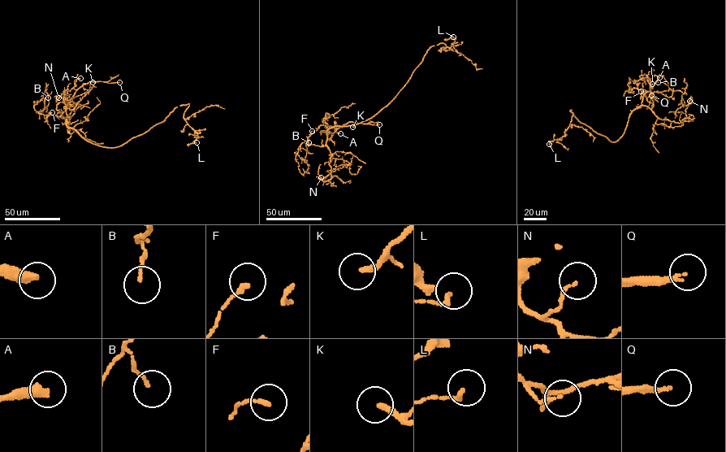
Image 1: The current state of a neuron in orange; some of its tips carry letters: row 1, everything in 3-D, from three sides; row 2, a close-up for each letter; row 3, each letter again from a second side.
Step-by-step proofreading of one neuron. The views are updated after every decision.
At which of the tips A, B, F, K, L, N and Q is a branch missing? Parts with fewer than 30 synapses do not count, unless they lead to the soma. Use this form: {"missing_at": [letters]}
{"missing_at": ["A", "K", "Q"]}

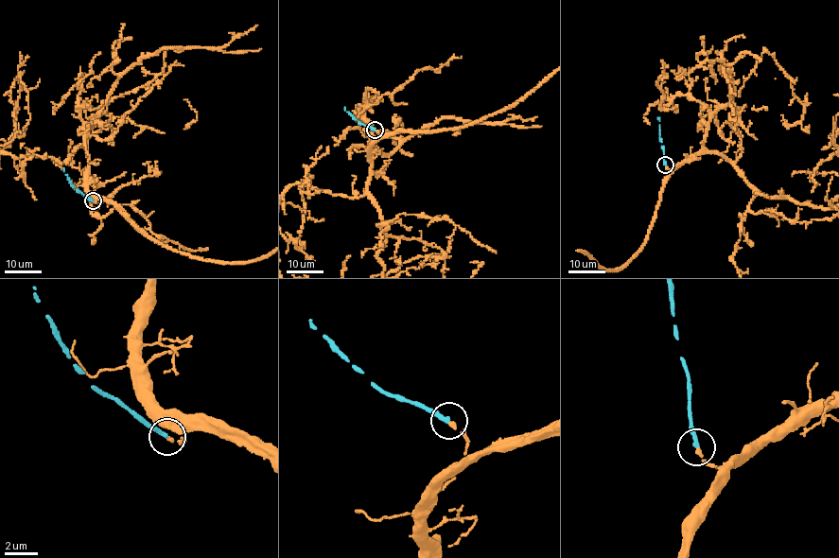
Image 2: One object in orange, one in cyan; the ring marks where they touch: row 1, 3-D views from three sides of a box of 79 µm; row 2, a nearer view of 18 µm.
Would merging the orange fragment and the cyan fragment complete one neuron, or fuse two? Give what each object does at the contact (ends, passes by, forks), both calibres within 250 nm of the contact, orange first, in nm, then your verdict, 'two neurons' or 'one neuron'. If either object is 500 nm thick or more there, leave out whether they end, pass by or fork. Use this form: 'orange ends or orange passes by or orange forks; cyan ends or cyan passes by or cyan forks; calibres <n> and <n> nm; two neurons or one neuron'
orange ends; cyan ends; calibres 200 and 280 nm; one neuron

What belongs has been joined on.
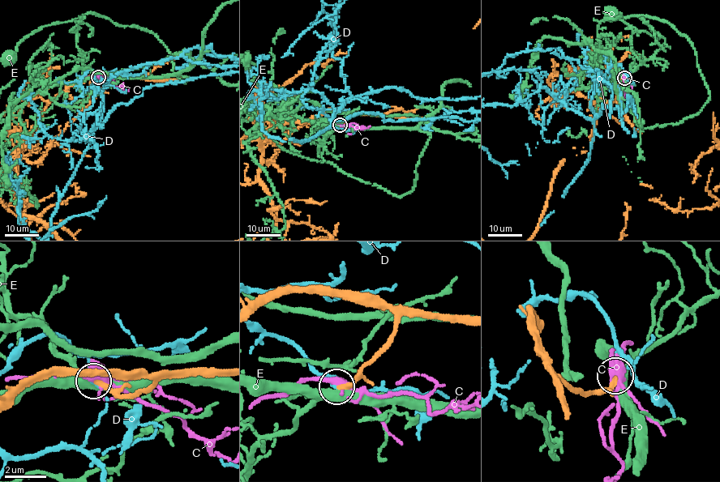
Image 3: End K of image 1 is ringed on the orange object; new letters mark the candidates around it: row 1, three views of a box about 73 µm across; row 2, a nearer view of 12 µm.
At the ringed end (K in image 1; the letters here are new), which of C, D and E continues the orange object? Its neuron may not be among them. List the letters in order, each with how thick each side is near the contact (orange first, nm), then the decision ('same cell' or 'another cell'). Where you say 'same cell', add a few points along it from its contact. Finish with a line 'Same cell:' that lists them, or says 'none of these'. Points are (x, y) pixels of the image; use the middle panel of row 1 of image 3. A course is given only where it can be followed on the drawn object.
C: calibres 200 and 360 nm; another cell
D: calibres 260 and 100 nm; another cell
E: calibres 260 and 440 nm; another cell
Same cell: none of these

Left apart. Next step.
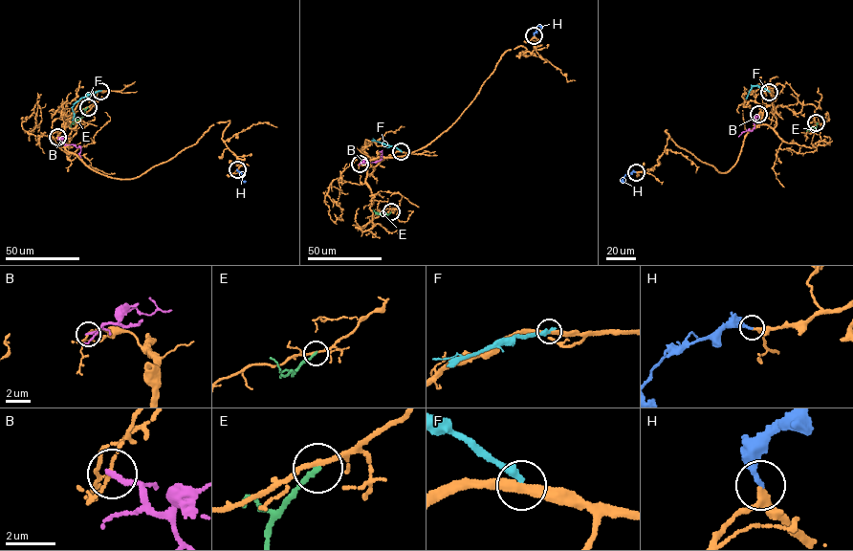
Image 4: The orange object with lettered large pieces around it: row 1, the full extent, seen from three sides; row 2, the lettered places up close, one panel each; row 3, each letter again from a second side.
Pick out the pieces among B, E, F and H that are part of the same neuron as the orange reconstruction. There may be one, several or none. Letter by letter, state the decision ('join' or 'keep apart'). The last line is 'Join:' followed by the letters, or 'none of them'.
B: keep apart
E: keep apart
F: keep apart
H: join
Join: H

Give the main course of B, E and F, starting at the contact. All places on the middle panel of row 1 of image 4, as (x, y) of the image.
B: (360, 164), (380, 161), (382, 150)
E: (391, 211), (385, 214), (372, 211)
F: (401, 151), (372, 141)

